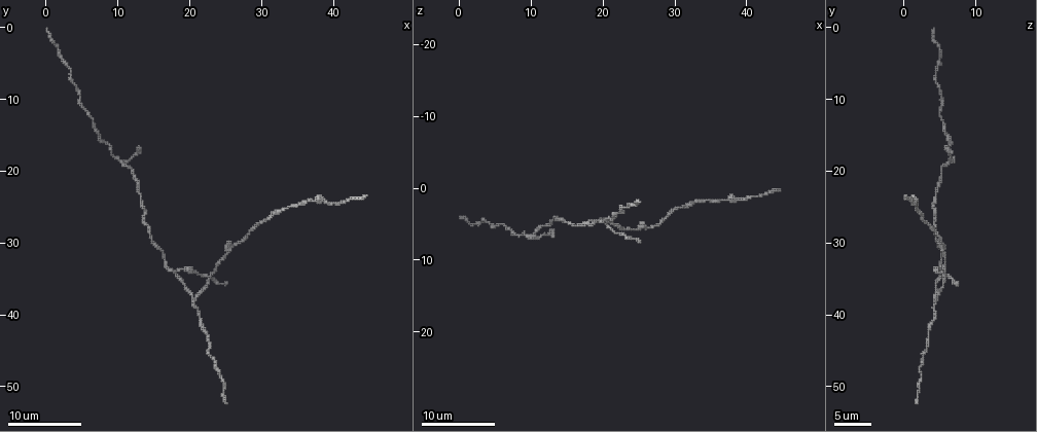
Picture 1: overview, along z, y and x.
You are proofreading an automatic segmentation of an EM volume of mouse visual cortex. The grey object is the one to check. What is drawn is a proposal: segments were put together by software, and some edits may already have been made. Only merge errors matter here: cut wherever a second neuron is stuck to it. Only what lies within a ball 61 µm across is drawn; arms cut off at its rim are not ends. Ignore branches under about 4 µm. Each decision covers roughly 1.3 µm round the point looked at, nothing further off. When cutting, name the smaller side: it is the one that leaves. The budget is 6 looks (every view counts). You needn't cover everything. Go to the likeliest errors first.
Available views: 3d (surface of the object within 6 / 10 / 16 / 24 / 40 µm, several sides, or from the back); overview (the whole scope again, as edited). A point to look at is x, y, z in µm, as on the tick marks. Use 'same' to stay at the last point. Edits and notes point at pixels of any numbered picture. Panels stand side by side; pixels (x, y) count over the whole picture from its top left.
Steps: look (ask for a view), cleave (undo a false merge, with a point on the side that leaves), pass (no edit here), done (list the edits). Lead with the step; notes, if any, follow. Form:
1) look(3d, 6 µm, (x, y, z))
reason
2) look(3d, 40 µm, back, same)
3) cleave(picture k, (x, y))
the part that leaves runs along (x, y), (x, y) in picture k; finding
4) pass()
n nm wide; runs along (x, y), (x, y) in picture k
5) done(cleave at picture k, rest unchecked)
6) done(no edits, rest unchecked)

look(3d, 16 µm, (18.0, 34.0, 4.5))
three-way junction

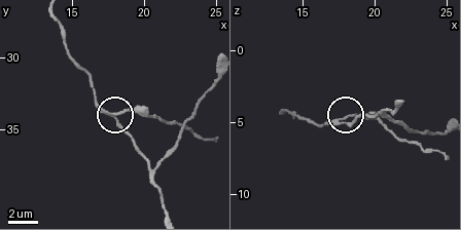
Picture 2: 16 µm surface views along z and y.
cleave(picture 2, (126, 109))
3 arms; a second neuron is stuck on

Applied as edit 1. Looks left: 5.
look(overview)

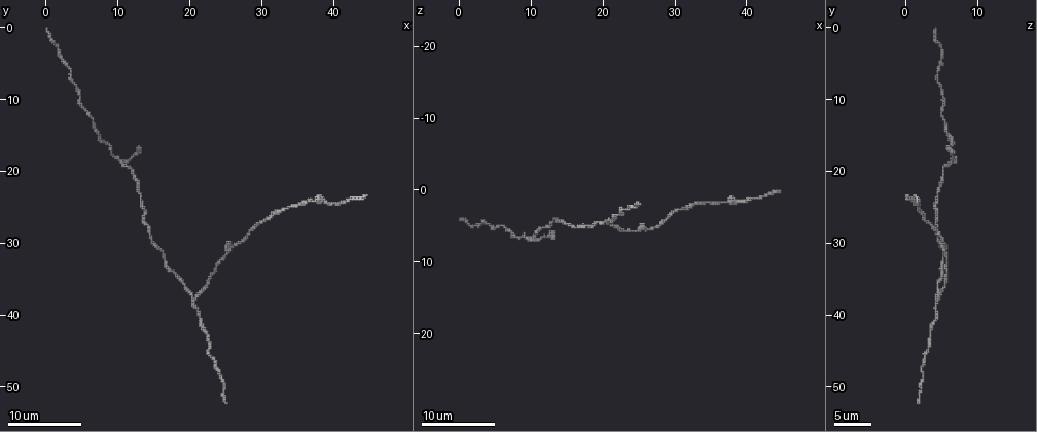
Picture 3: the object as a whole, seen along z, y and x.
look(3d, 10 µm, (21.0, 38.0, 4.5))
arms part here

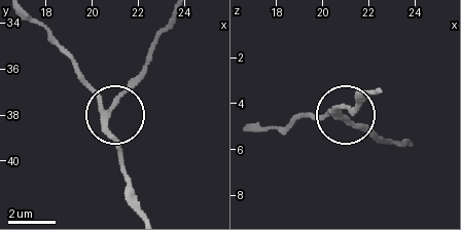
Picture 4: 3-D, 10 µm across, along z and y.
look(3d, 6 µm, (20.9, 37.7, 4.6))
zoom in

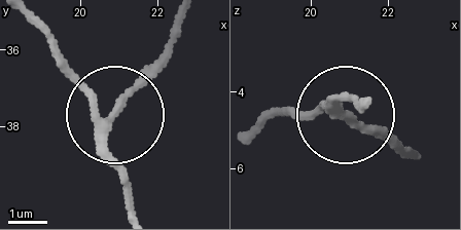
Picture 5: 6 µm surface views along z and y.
pass()
3 arms; runs along (255, 126), (282, 110), (360, 100) in picture 5; continuous, no second neuron

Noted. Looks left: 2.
look(3d, 10 µm, (39.5, 24.5, 1.5))
sudden change in width

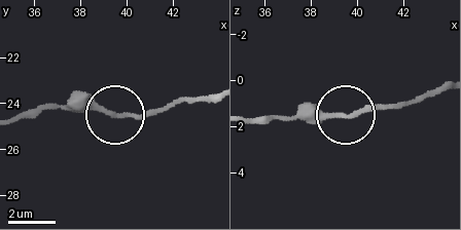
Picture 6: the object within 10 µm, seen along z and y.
pass()
220 nm wide; runs along (252, 118), (328, 118), (403, 107) in picture 6; continuous, no second neuron

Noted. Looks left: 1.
done(cleave at picture 2, rest unchecked)

